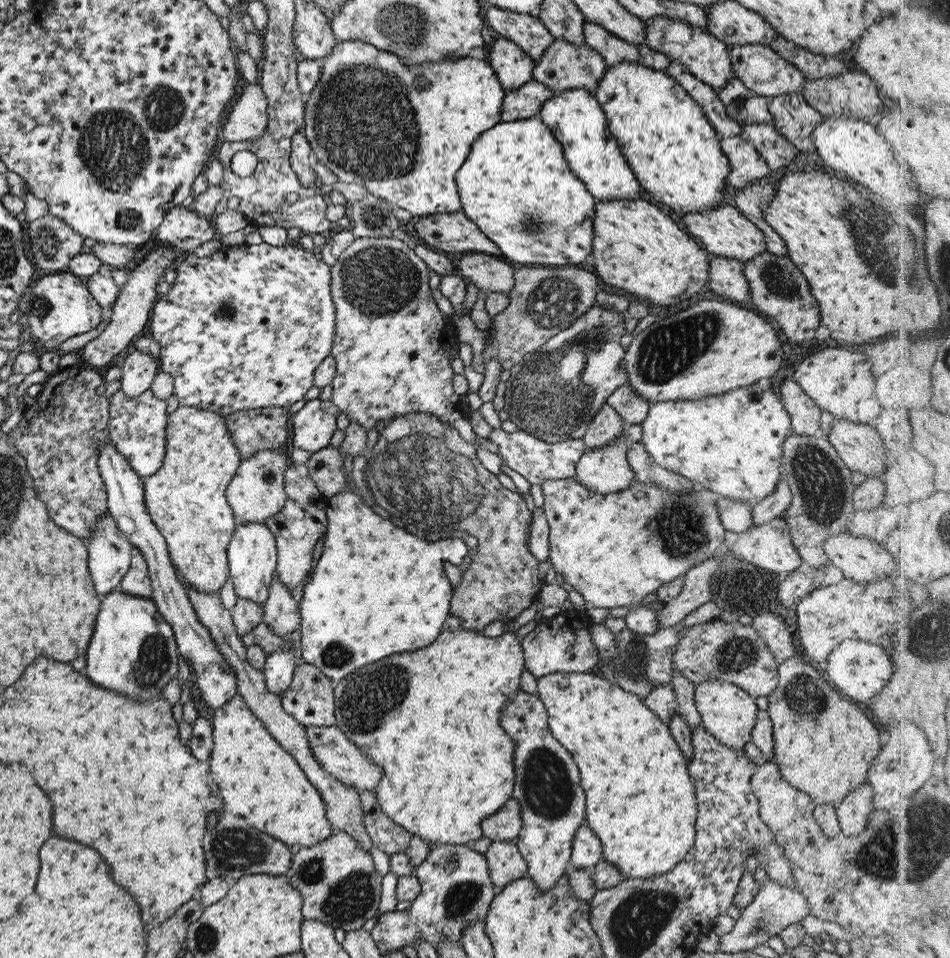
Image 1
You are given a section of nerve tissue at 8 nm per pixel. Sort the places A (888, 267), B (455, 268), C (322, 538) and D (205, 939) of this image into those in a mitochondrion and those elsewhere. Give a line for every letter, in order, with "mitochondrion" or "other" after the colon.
A: mitochondrion
B: other
C: other
D: mitochondrion

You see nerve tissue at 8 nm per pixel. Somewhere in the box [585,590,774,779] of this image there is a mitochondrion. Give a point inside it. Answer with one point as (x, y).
(736, 654)

